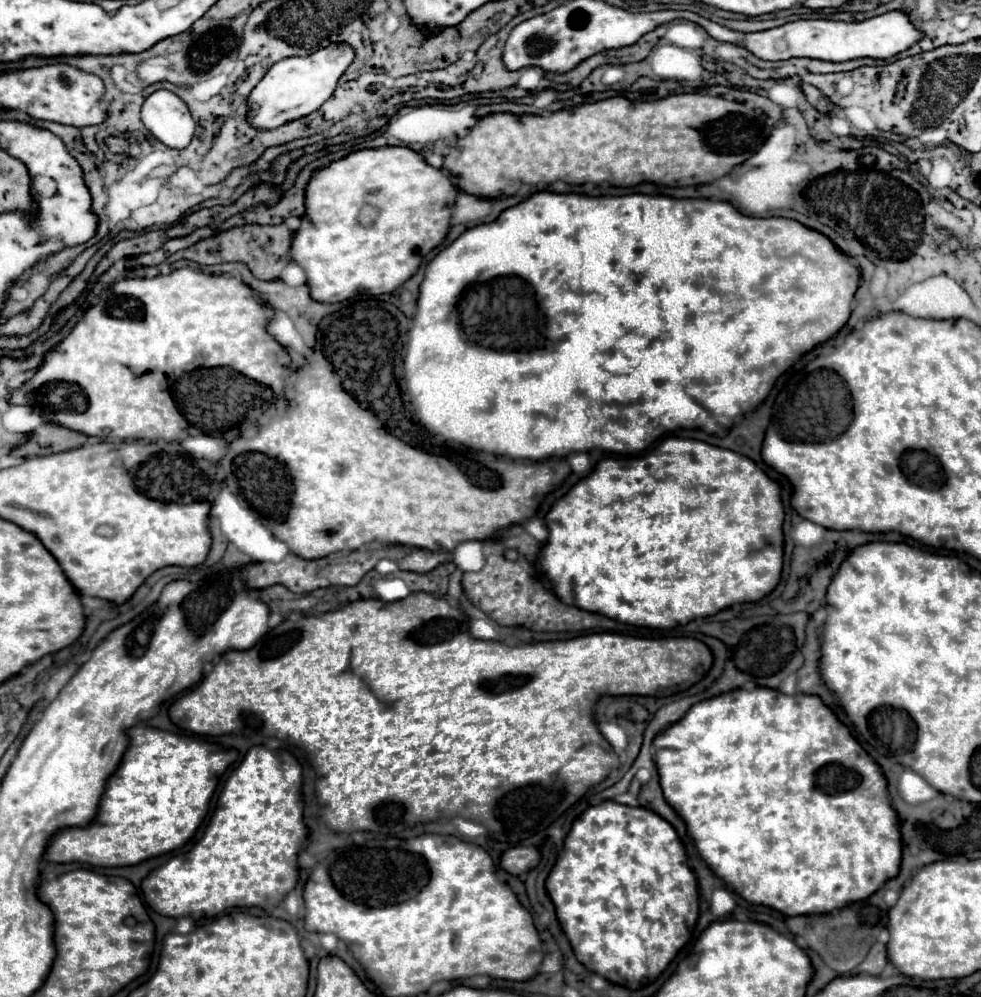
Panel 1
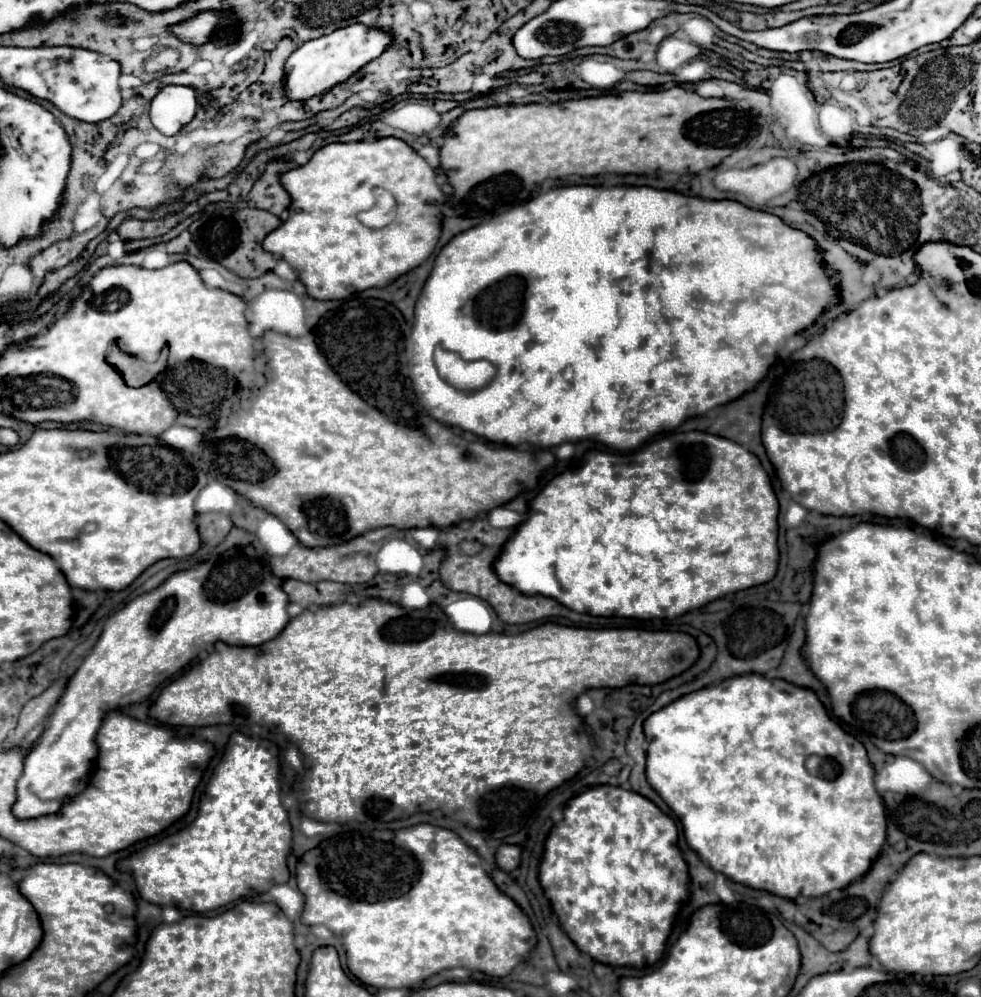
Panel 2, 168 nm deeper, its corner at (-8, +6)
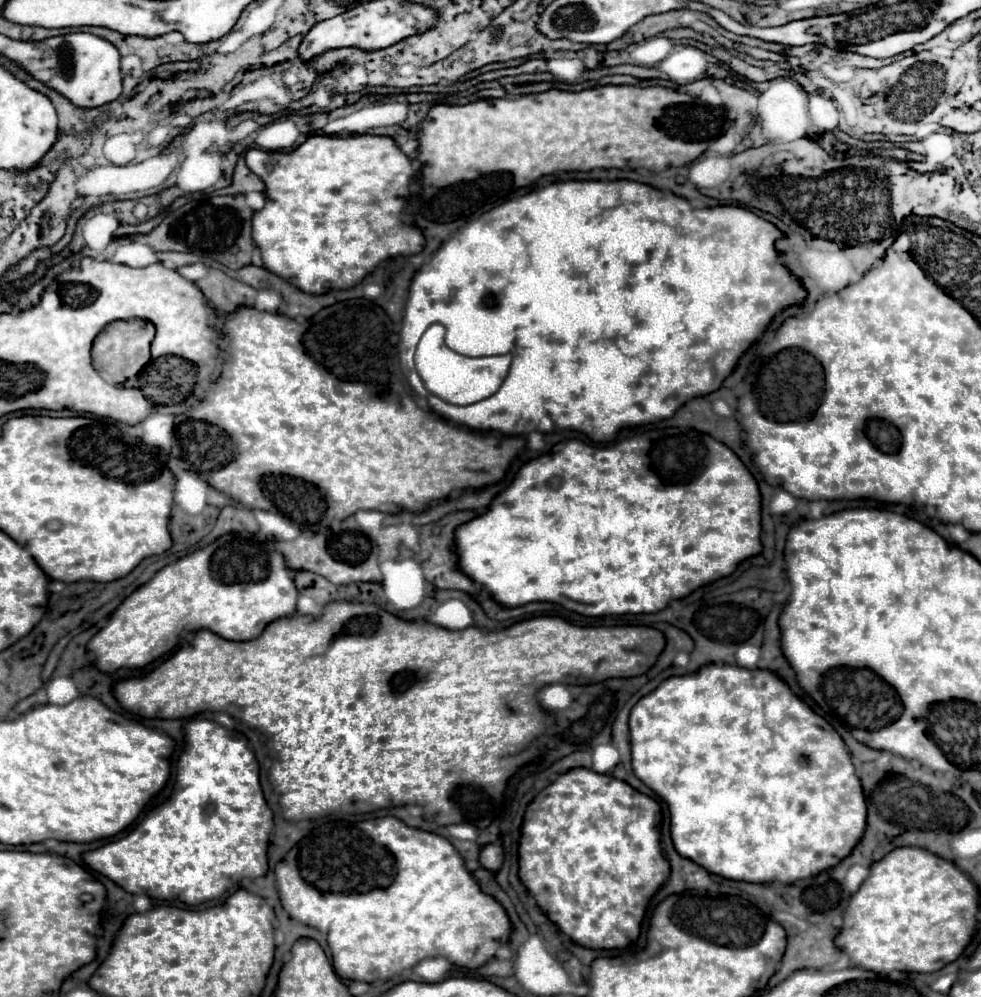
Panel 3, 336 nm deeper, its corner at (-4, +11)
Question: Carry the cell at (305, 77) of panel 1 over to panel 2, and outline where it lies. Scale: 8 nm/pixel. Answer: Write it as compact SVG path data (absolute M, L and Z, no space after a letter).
M353 23L341 29L335 29L329 35L323 35L319 39L311 39L303 43L285 63L287 71L287 97L295 101L305 101L315 95L323 95L333 85L349 79L355 71L359 71L369 61L377 59L383 51L387 51L393 45L393 33L379 29L379 27L367 27L363 23Z

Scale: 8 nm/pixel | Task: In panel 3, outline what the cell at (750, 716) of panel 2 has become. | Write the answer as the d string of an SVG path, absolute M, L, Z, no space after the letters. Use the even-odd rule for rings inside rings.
M709 664L701 670L669 678L659 684L659 688L647 696L643 696L631 710L629 716L629 728L631 728L631 754L633 754L633 772L635 776L649 786L659 798L663 798L671 812L671 838L677 848L677 852L683 858L689 858L703 866L705 870L719 874L729 880L743 880L743 882L781 882L781 884L793 884L797 880L817 876L833 866L837 866L853 848L861 842L861 836L865 832L865 796L861 788L861 780L855 772L855 766L851 762L851 756L845 748L845 742L841 736L833 730L831 724L825 722L819 714L815 714L799 696L791 692L791 688L771 670L749 670L729 664ZM799 754L809 756L809 764L799 764Z

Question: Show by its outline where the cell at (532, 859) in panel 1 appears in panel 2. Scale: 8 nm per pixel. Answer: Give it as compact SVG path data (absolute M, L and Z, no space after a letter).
M501 845L497 849L497 855L495 855L495 863L499 869L511 873L513 869L517 869L519 865L519 859L521 859L521 851L517 845Z

